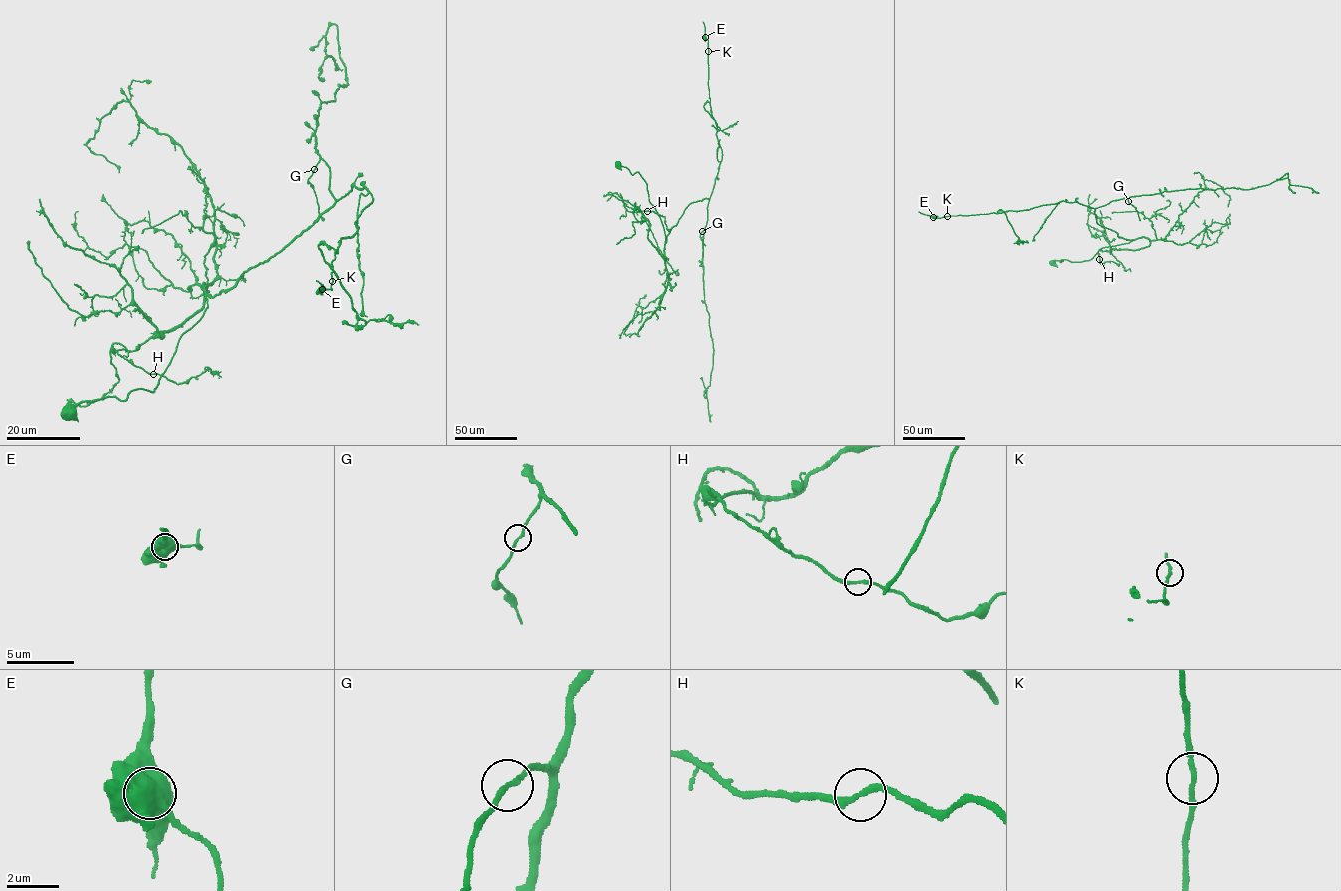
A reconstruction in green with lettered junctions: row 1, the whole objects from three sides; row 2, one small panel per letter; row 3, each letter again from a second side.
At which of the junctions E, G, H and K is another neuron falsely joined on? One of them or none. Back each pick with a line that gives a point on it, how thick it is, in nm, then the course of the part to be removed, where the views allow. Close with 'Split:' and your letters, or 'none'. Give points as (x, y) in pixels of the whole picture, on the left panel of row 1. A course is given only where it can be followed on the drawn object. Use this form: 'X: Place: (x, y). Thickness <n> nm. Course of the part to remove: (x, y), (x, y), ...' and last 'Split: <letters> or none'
E: Place: (322, 289). Thickness 950 nm
Split: E

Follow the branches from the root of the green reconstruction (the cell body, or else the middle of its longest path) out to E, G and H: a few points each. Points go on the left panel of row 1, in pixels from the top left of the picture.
E: (72, 411), (153, 391), (207, 296), (364, 186), (372, 200), (335, 253), (332, 290), (322, 289)
G: (72, 411), (153, 391), (207, 296), (228, 290), (333, 205), (329, 167), (321, 158), (313, 169)
H: (72, 411), (153, 391), (206, 309), (203, 283), (204, 303), (184, 323), (113, 351), (153, 374)

